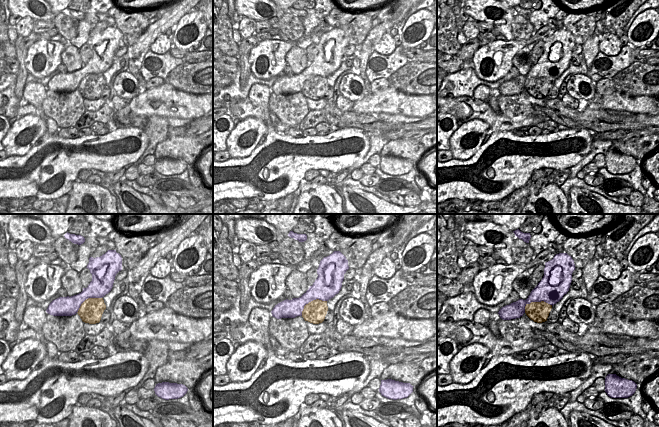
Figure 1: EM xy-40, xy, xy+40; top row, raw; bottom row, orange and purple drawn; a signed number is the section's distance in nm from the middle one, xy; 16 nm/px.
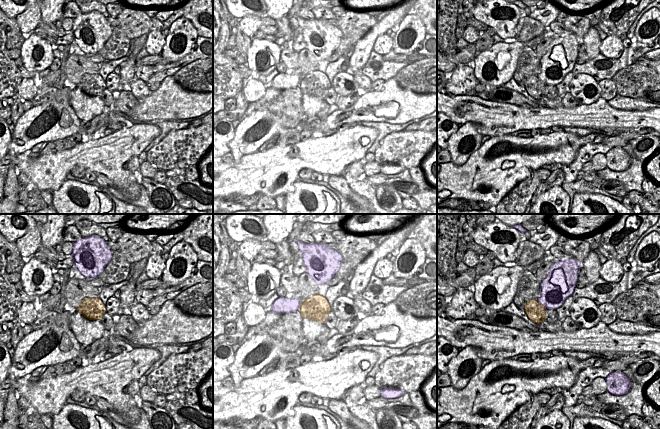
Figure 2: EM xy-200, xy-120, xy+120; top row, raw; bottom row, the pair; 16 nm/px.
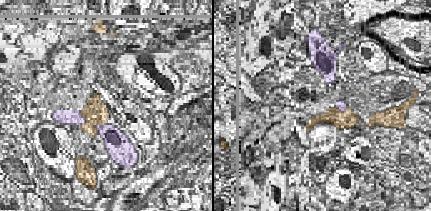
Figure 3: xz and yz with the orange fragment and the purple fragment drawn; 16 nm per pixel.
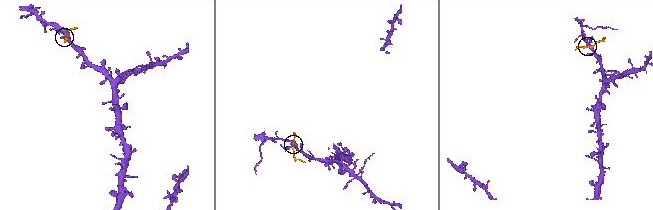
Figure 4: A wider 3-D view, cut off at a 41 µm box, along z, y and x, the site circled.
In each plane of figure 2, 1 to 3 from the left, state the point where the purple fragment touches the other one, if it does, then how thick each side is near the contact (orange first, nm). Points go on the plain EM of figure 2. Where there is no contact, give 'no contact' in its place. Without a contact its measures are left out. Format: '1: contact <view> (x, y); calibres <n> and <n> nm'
1: no contact
2: contact xy-120 (299, 84); calibres 380 and 260 nm
3: contact xy+120 (540, 80); calibres 300 and 420 nm

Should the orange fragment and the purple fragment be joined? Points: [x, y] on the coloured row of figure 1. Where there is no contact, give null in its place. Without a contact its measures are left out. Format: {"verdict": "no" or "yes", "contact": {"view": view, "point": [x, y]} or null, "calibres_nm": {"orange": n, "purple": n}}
{"verdict": "no", "contact": {"view": "xy+40", "point": [535, 302]}, "calibres_nm": {"orange": 320, "purple": 340}}

